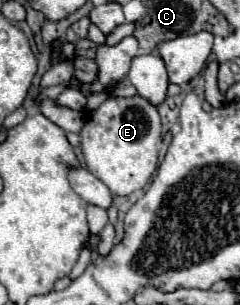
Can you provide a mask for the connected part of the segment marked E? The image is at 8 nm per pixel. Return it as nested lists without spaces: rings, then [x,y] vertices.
[[[134,95],[128,99],[106,99],[88,115],[80,131],[80,145],[88,171],[94,173],[112,195],[130,195],[138,189],[144,189],[156,171],[160,131],[158,109],[146,103],[142,97]]]

